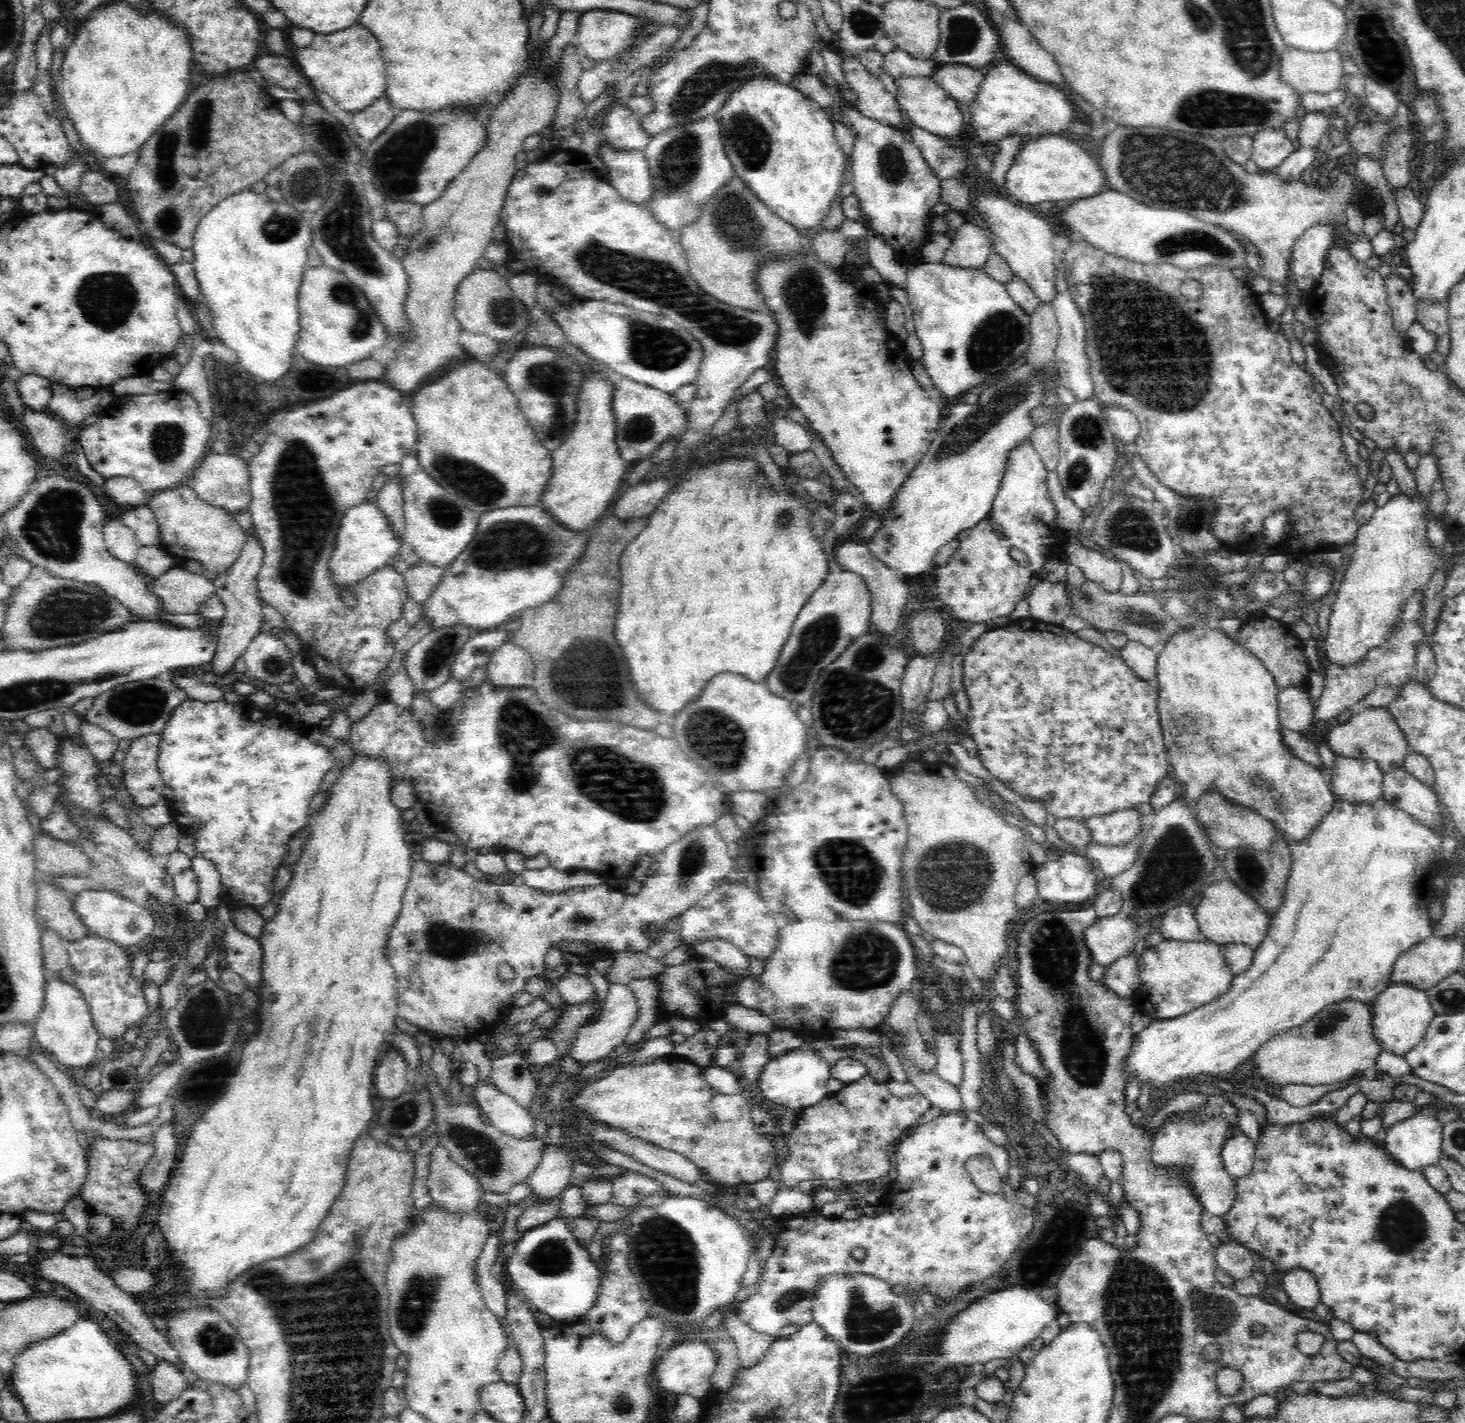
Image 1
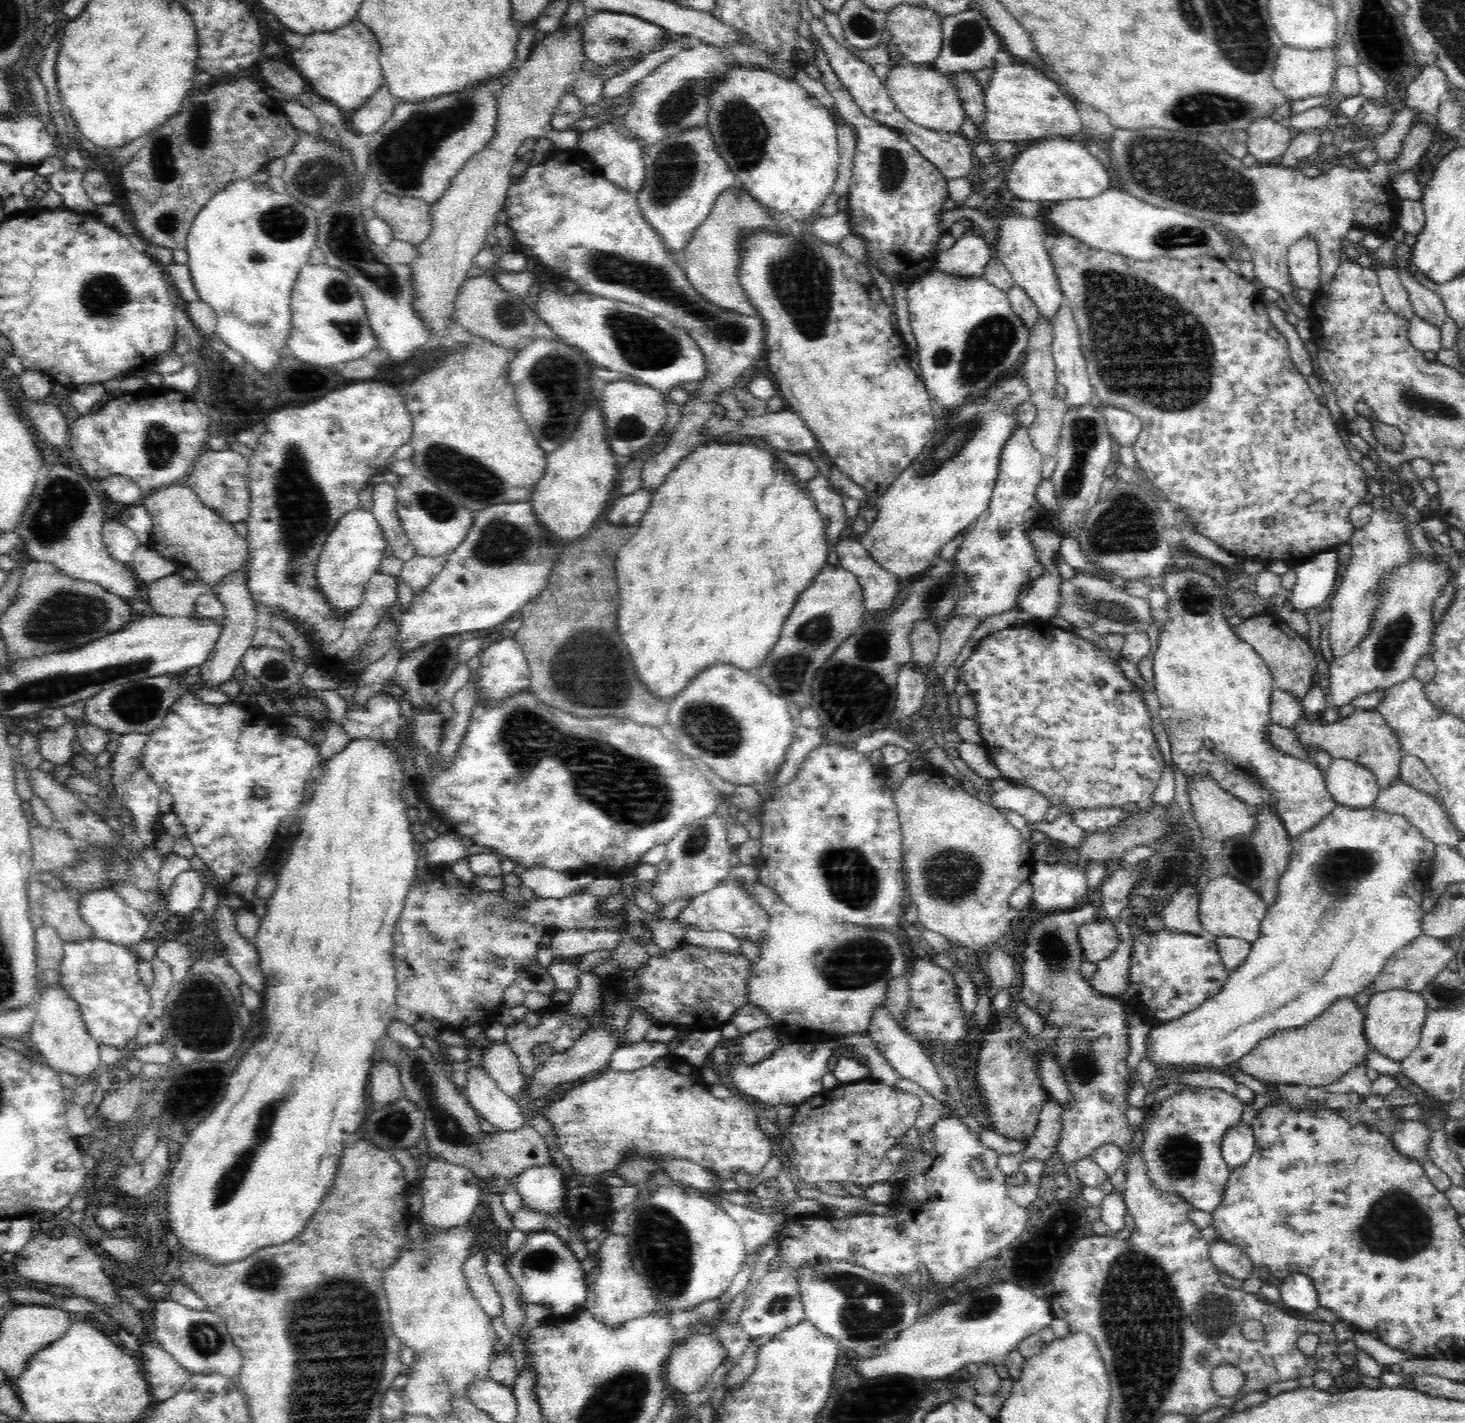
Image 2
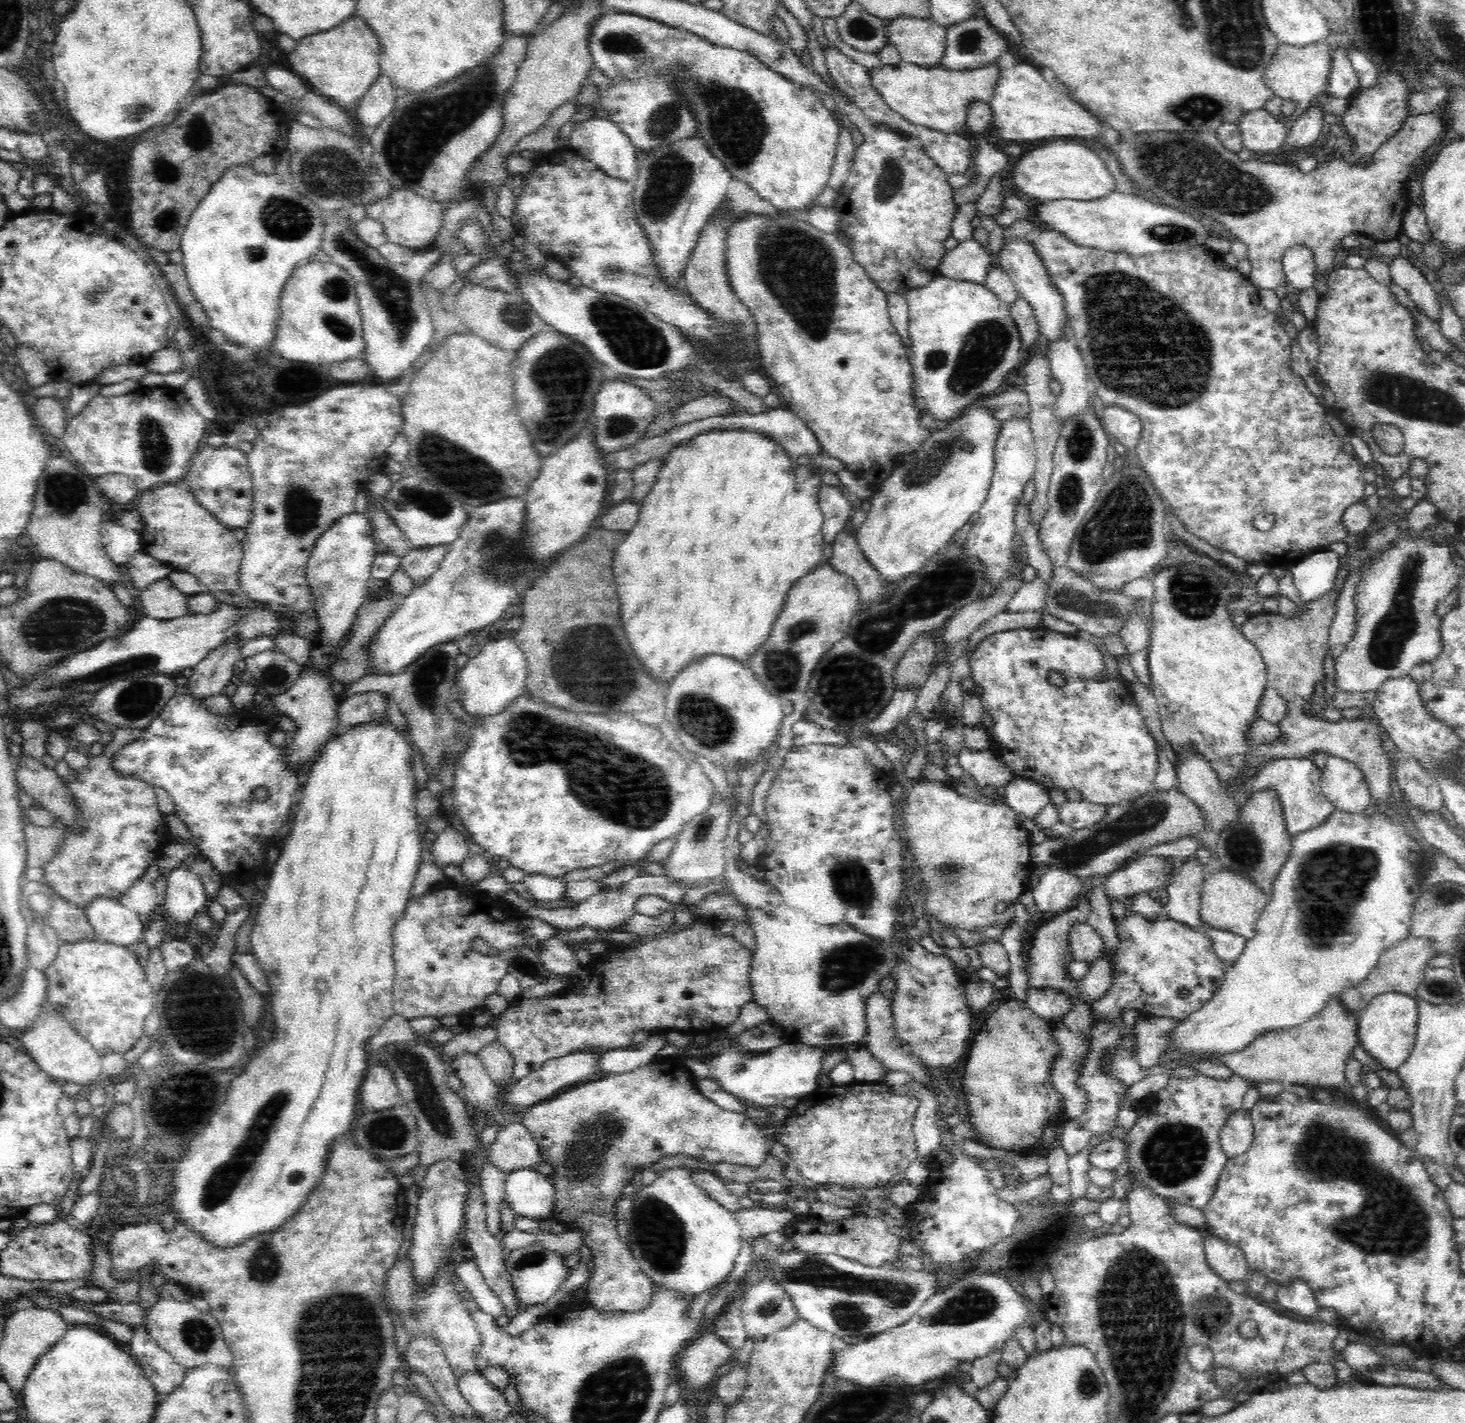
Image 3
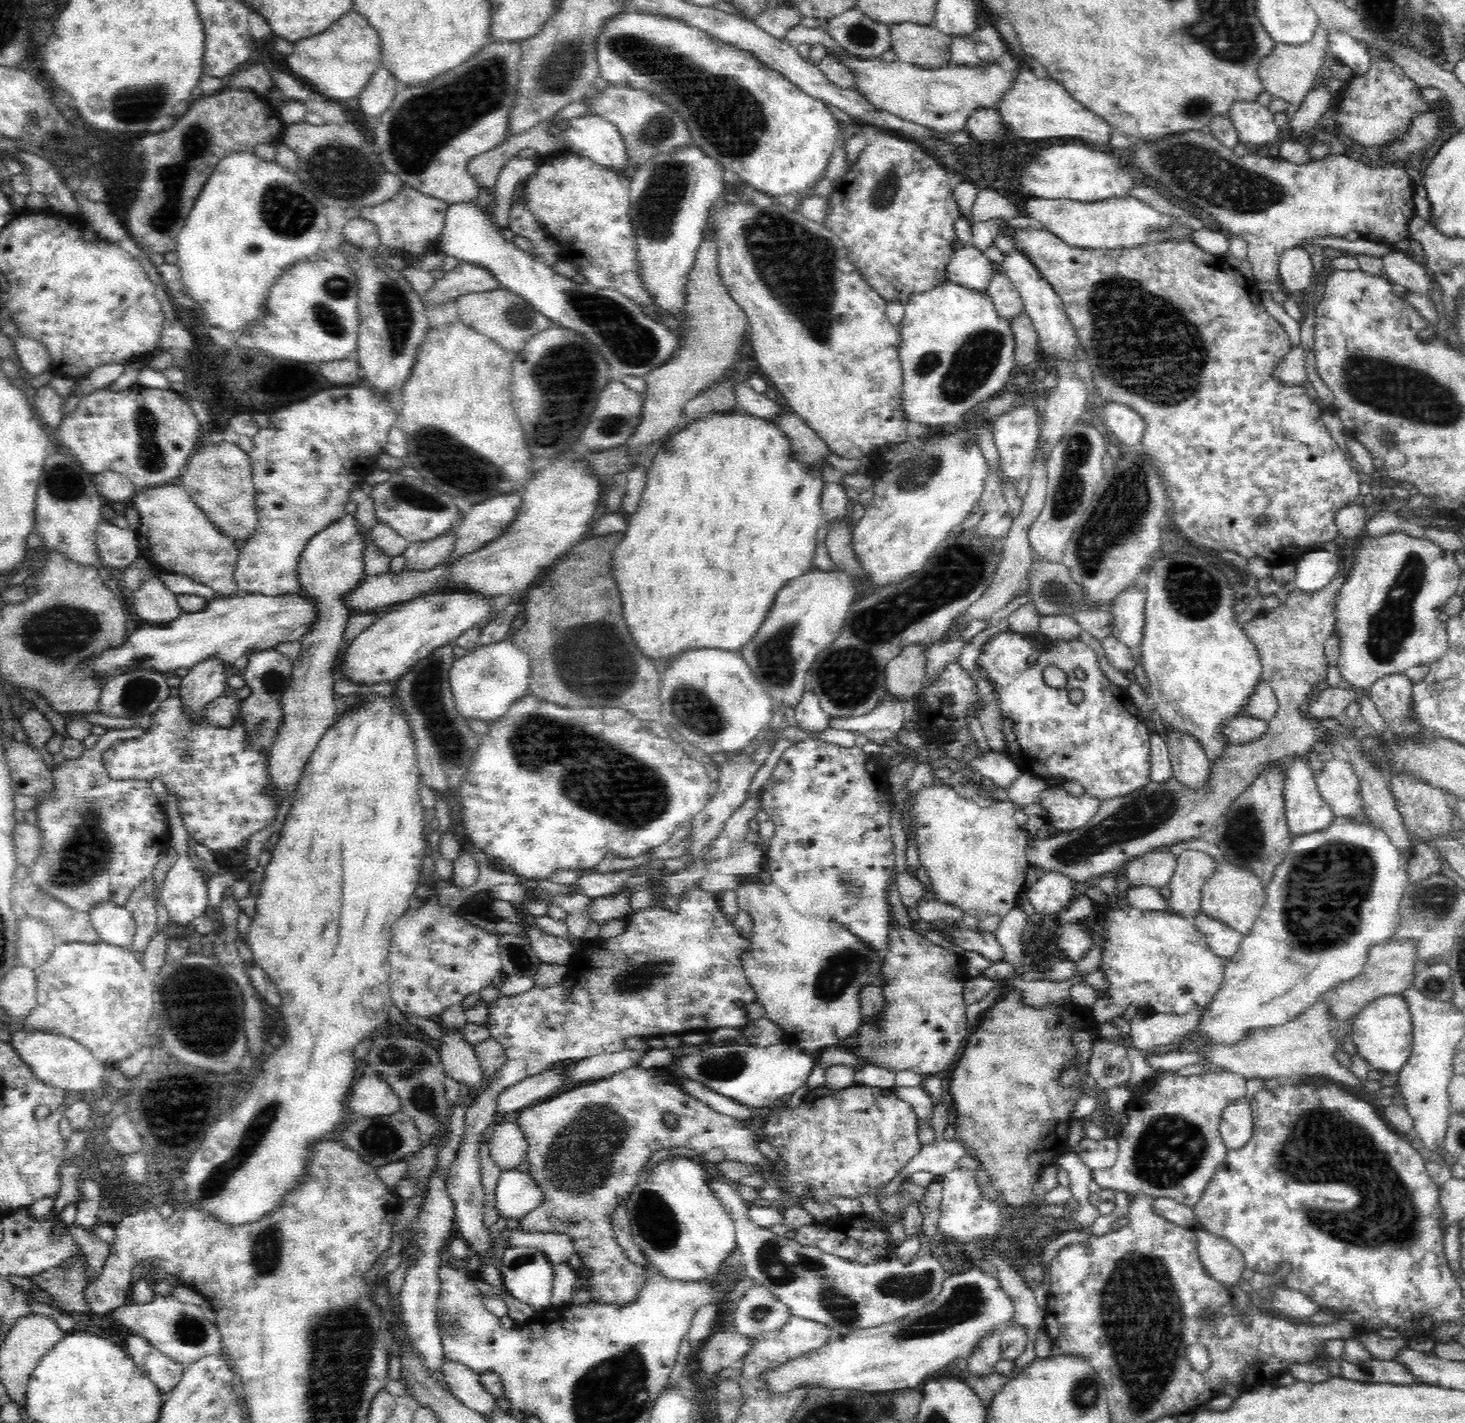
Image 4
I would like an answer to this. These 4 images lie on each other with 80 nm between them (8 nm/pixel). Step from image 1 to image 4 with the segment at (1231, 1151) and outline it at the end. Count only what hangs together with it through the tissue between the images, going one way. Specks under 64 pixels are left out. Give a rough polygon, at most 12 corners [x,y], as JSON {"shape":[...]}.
{"shape":[[1245,1096],[1224,1108],[1219,1131],[1228,1151],[1242,1149],[1253,1132]]}

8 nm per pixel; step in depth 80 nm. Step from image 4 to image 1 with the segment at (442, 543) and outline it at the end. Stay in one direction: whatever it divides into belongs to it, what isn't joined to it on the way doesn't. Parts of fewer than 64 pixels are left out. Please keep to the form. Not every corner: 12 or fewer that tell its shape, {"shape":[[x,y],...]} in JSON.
{"shape":[[423,561],[403,575],[409,598],[424,606],[443,568]]}

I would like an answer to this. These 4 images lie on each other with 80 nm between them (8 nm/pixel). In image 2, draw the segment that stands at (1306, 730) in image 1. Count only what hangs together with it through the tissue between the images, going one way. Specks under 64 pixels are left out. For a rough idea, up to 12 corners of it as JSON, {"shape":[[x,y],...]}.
{"shape":[[1273,688],[1270,722],[1292,729],[1304,714],[1301,700]]}

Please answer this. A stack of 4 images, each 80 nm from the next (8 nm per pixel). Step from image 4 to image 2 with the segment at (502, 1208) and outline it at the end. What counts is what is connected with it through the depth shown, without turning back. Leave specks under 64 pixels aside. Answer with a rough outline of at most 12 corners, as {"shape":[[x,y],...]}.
{"shape":[[554,1160],[516,1176],[524,1207],[556,1217],[566,1176]]}

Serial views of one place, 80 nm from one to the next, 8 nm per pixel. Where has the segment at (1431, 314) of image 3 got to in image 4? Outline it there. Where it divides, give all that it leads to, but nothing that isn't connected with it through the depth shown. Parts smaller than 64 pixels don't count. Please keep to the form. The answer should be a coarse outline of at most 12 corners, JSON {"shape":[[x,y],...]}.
{"shape":[[1413,255],[1382,257],[1384,276],[1429,297],[1430,277]]}

